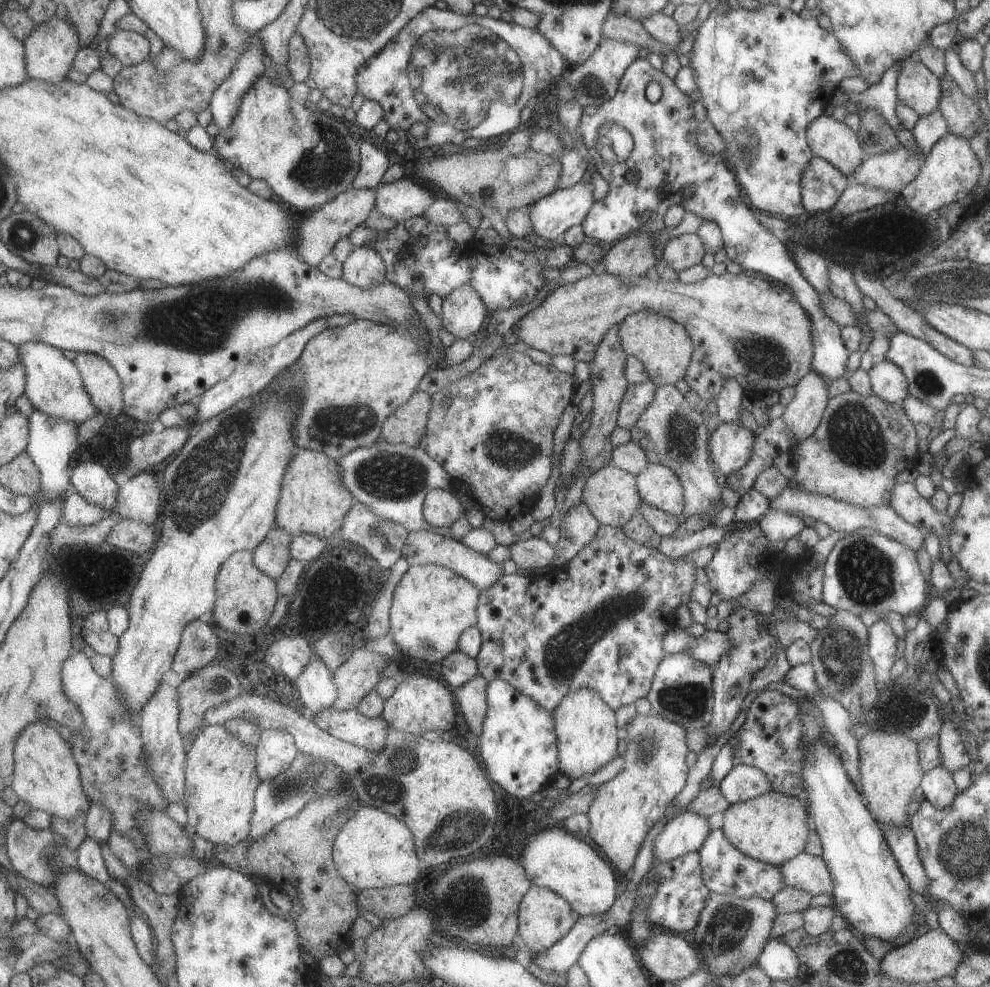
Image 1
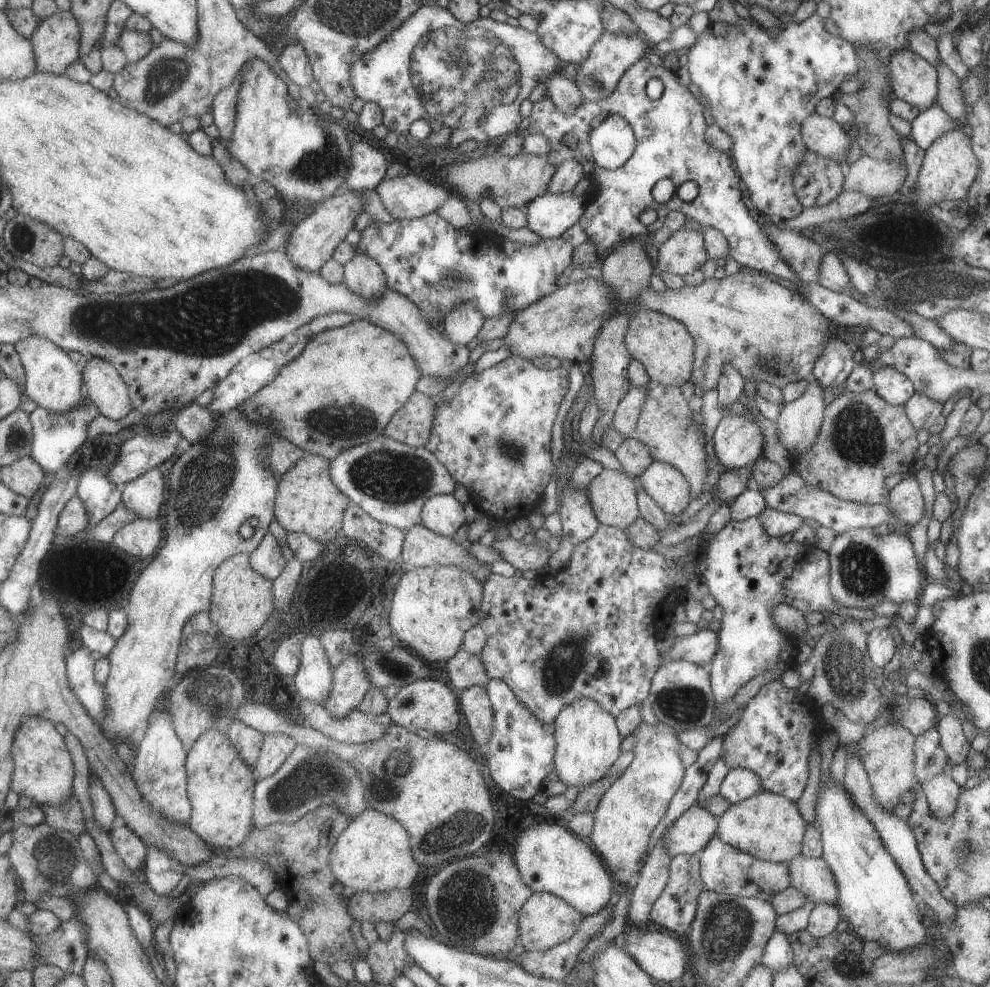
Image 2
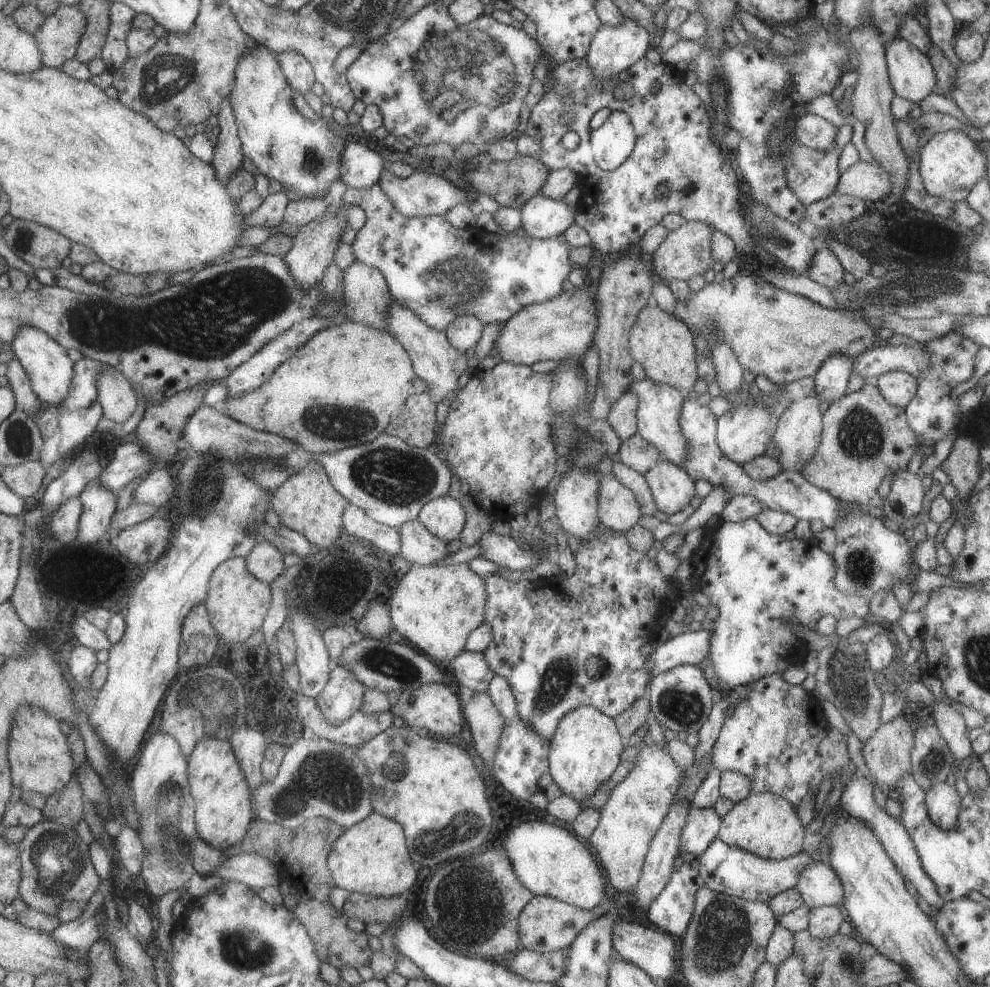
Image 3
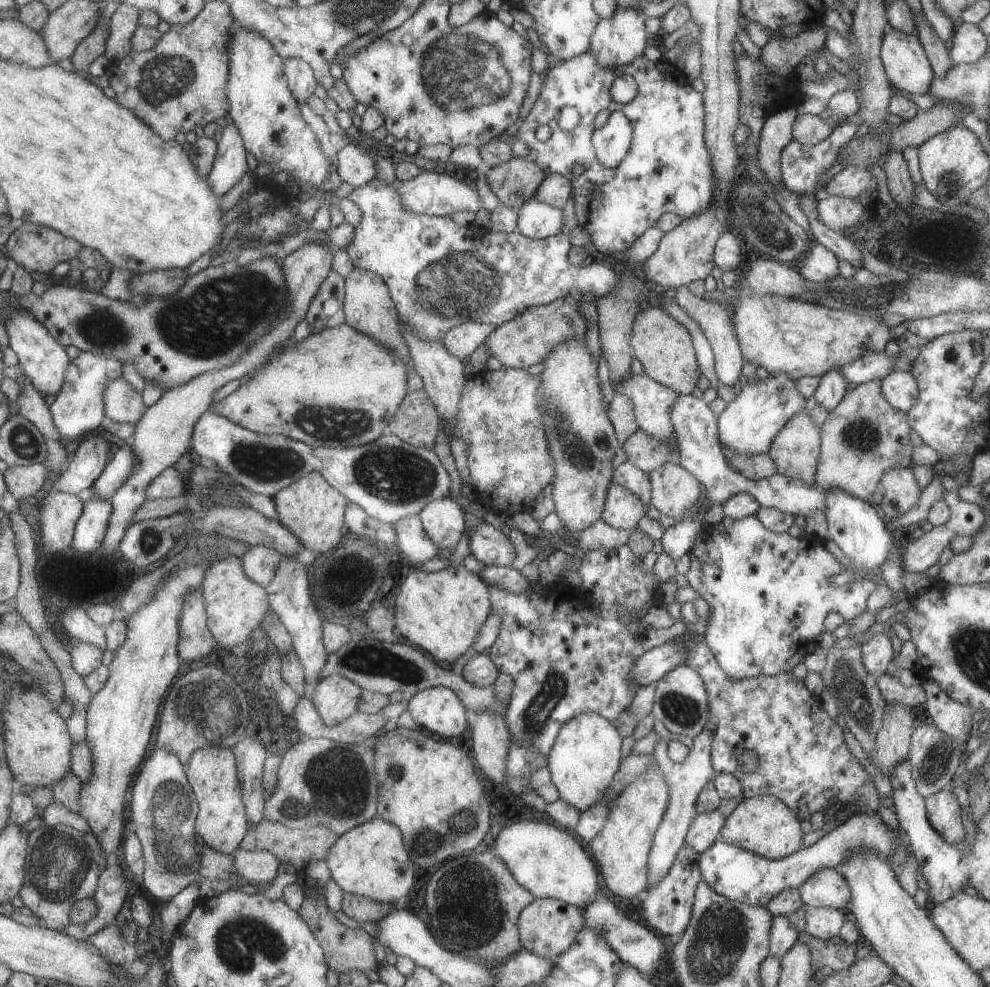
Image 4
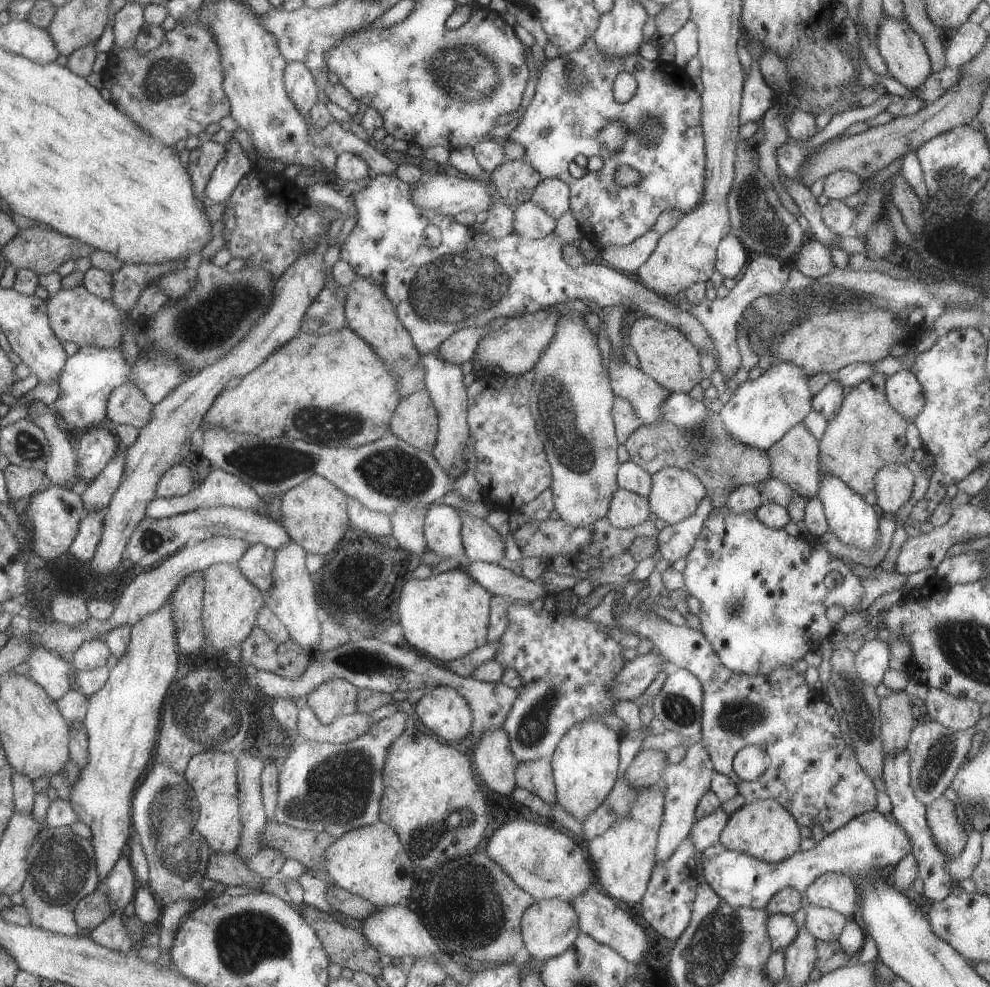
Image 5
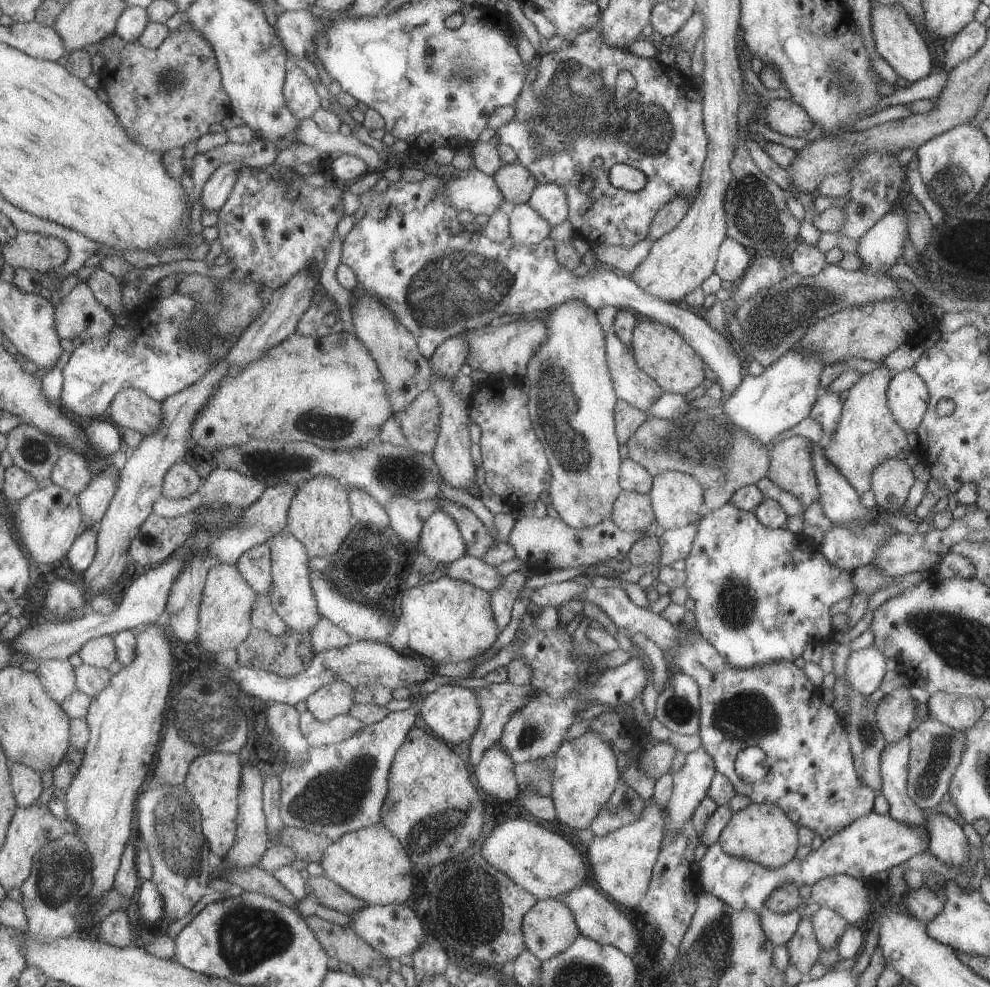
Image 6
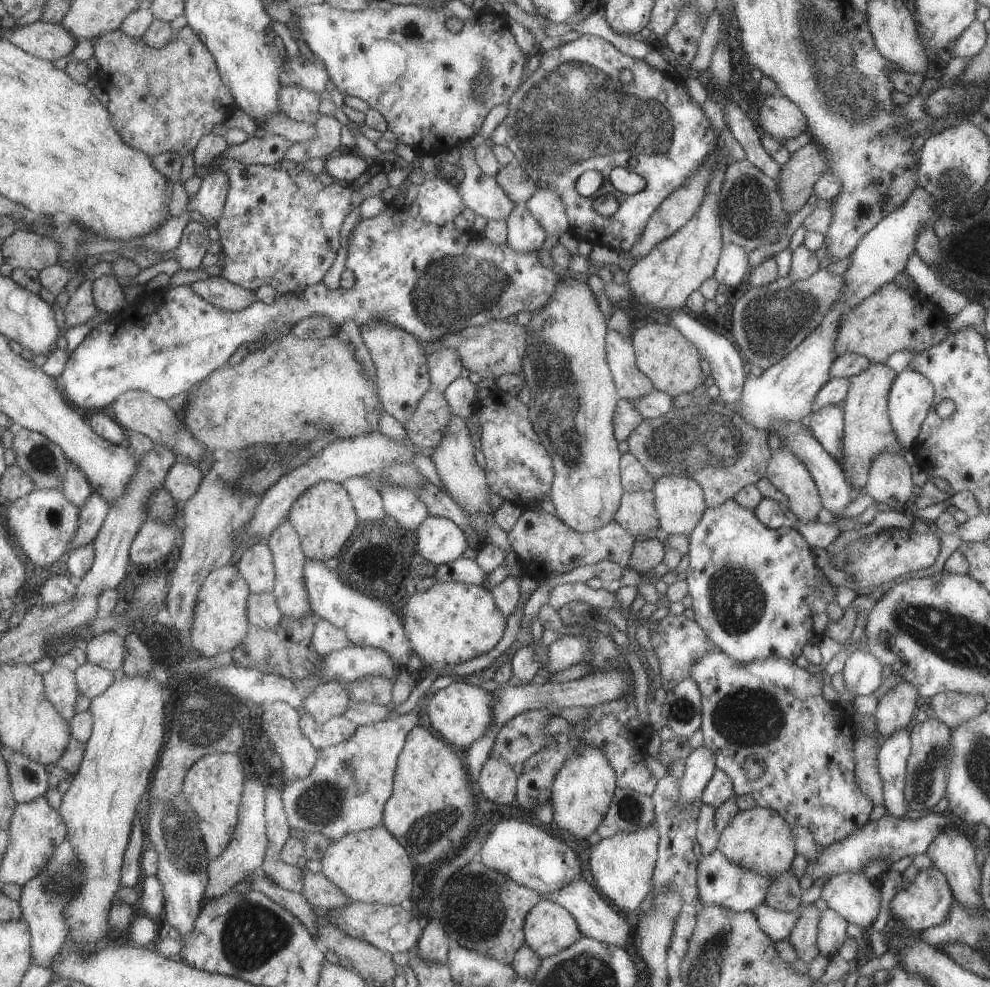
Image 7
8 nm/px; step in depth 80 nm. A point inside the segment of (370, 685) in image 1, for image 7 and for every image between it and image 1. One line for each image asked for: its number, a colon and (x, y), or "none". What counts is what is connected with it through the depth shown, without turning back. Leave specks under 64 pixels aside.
2: (349, 684)
3: (342, 696)
4: (336, 698)
5: (334, 697)
6: (331, 699)
7: (328, 699)

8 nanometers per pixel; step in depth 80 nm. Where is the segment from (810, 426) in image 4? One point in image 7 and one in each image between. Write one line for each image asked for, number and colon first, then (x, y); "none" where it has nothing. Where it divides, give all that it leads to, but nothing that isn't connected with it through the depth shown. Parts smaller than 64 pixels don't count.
5: (793, 458)
6: (790, 469)
7: (787, 474)

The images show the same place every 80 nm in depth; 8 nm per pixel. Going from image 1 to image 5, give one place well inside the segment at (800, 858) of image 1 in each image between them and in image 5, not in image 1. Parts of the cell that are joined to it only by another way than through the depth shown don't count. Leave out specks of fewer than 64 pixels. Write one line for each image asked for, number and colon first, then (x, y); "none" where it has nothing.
2: (811, 876)
3: (817, 884)
4: (826, 888)
5: (837, 891)

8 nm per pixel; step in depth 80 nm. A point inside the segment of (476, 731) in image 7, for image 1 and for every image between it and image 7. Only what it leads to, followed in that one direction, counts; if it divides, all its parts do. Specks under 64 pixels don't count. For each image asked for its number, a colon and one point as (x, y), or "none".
1: (418, 703)
2: (426, 704)
3: (435, 707)
4: (437, 709)
5: (444, 711)
6: (452, 712)

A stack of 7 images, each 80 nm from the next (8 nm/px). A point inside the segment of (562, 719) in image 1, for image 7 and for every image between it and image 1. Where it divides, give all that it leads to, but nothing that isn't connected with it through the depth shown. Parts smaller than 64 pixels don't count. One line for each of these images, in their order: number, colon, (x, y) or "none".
2: (587, 742)
3: (585, 750)
4: (586, 753)
5: (584, 765)
6: (584, 771)
7: (583, 787)

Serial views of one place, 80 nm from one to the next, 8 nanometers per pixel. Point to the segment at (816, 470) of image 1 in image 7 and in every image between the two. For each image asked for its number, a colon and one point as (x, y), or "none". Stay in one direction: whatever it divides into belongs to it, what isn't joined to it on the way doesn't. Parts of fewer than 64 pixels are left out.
2: (862, 440)
3: (864, 438)
4: (862, 437)
5: (865, 434)
6: (866, 434)
7: (867, 431)

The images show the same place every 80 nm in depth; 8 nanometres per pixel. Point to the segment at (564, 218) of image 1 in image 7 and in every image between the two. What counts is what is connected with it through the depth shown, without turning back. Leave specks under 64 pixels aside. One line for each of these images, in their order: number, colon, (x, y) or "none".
2: (549, 215)
3: (541, 218)
4: (536, 220)
5: (530, 222)
6: (525, 226)
7: (523, 235)

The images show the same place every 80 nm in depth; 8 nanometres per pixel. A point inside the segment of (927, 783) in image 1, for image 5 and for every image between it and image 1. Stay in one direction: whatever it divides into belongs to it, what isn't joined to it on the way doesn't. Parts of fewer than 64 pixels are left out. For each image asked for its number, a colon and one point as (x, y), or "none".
2: (941, 793)
3: (942, 804)
4: (942, 809)
5: (949, 837)

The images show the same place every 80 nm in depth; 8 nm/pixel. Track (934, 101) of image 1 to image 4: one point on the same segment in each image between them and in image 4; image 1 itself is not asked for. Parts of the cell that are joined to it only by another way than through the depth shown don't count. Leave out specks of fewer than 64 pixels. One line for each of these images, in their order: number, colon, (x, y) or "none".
2: (913, 80)
3: (911, 77)
4: (907, 68)

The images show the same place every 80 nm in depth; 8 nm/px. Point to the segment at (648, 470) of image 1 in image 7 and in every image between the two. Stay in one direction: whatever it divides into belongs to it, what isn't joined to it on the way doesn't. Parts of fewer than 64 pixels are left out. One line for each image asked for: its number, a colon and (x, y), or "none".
2: (666, 487)
3: (671, 488)
4: (674, 491)
5: (674, 494)
6: (676, 498)
7: (679, 502)

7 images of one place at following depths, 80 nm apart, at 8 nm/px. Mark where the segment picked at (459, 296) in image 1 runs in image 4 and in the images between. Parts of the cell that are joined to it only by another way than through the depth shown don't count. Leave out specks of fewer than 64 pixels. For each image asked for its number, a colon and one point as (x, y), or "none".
2: (461, 324)
3: (463, 333)
4: (461, 340)

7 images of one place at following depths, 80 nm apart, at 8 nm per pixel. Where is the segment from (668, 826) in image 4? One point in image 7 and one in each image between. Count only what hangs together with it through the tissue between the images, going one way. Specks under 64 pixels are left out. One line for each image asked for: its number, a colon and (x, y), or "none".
5: (686, 781)
6: (689, 784)
7: (699, 765)

